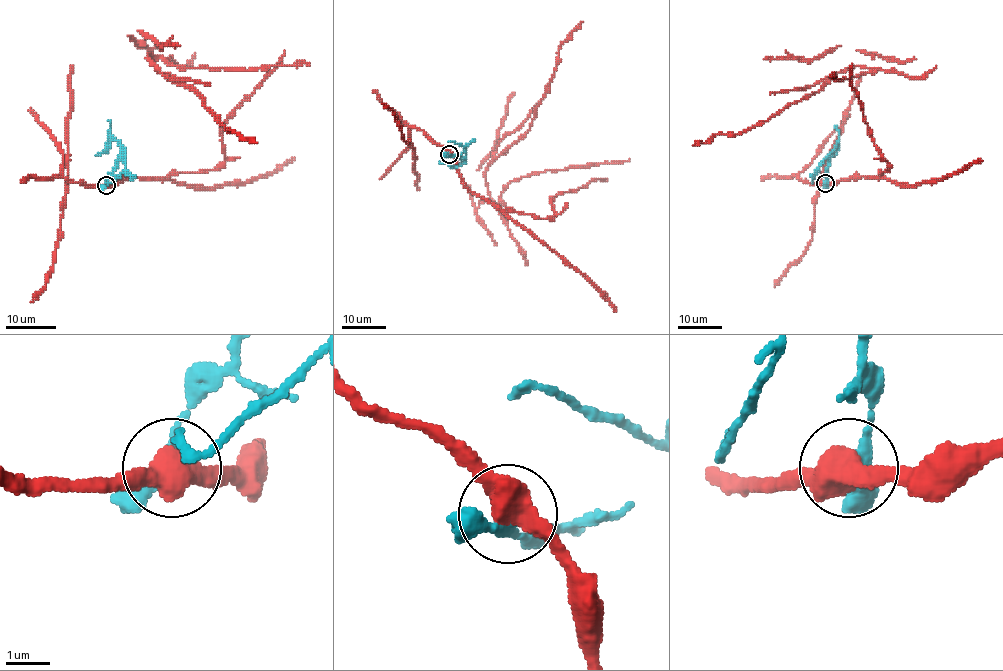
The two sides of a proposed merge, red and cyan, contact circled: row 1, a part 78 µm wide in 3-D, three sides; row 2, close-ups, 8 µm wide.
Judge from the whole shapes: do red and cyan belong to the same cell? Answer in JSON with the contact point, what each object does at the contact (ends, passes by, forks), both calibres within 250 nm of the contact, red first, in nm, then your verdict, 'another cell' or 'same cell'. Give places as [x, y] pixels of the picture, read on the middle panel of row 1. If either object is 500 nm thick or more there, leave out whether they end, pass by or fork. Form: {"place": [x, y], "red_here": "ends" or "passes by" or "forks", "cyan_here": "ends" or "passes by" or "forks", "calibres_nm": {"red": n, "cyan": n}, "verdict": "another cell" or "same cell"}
{"place": [449, 154], "calibres_nm": {"red": 550, "cyan": 280}, "verdict": "another cell"}

